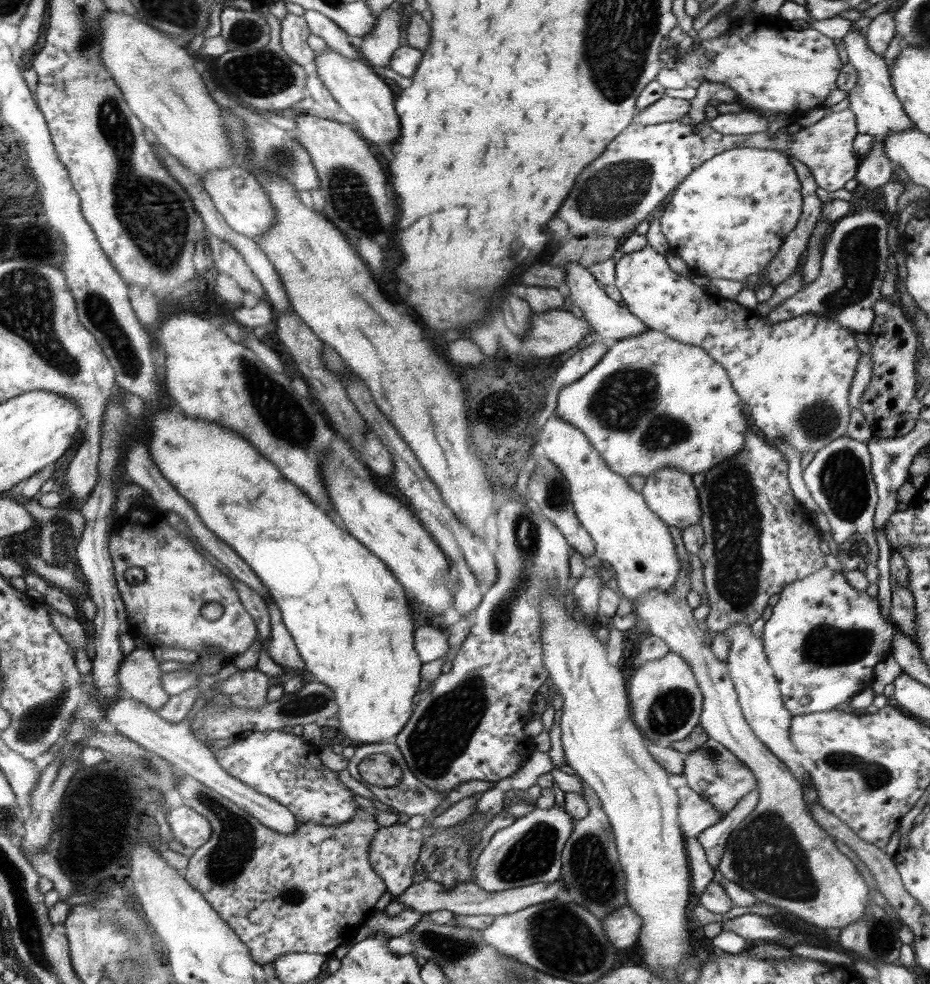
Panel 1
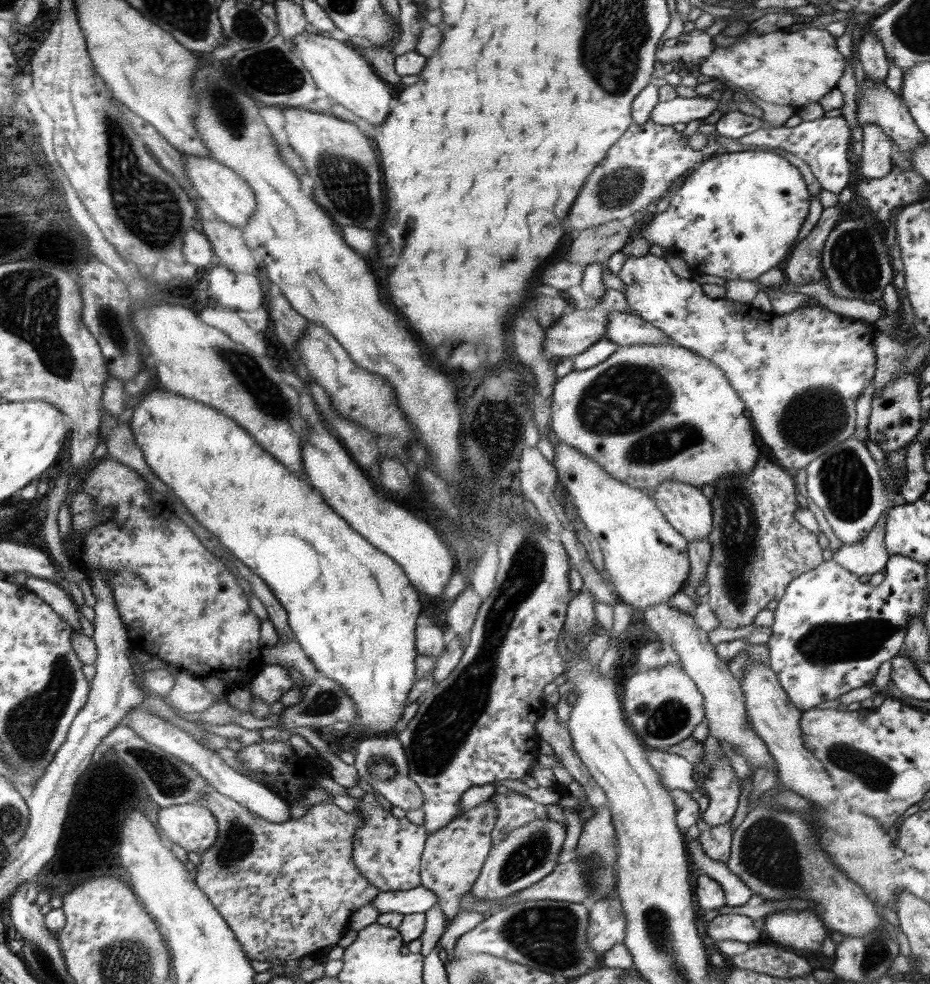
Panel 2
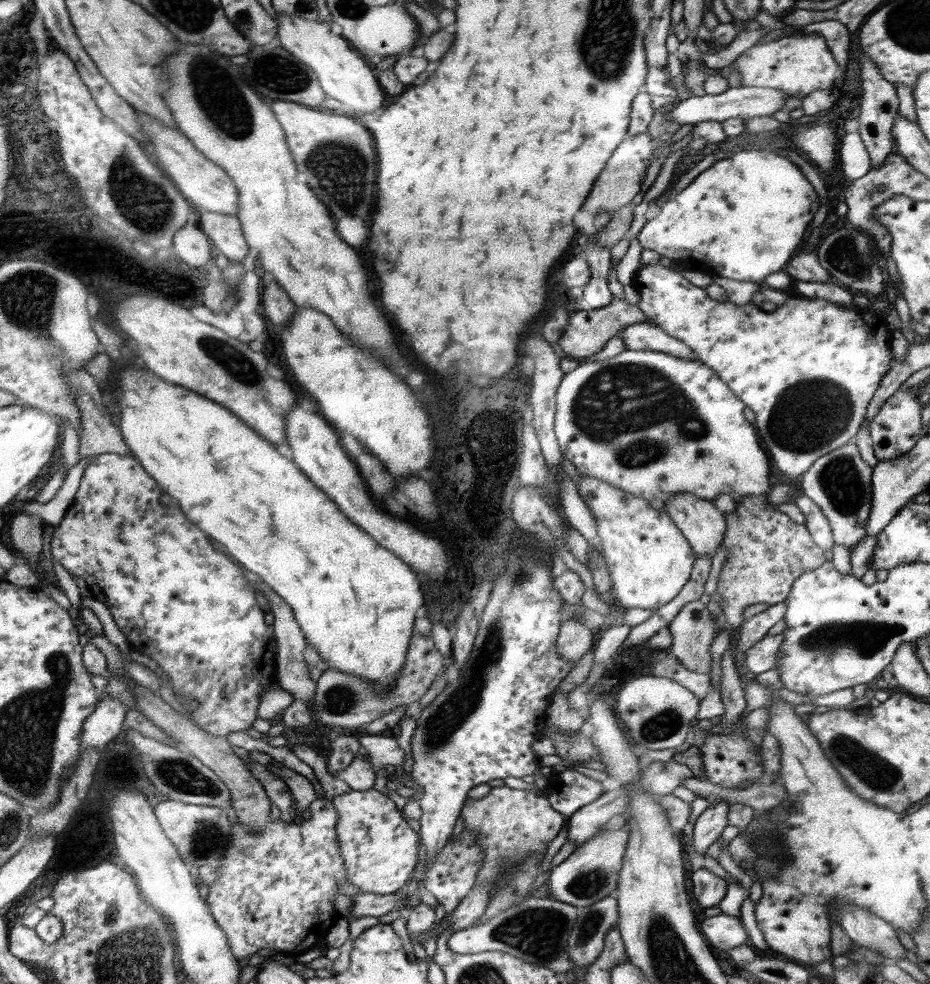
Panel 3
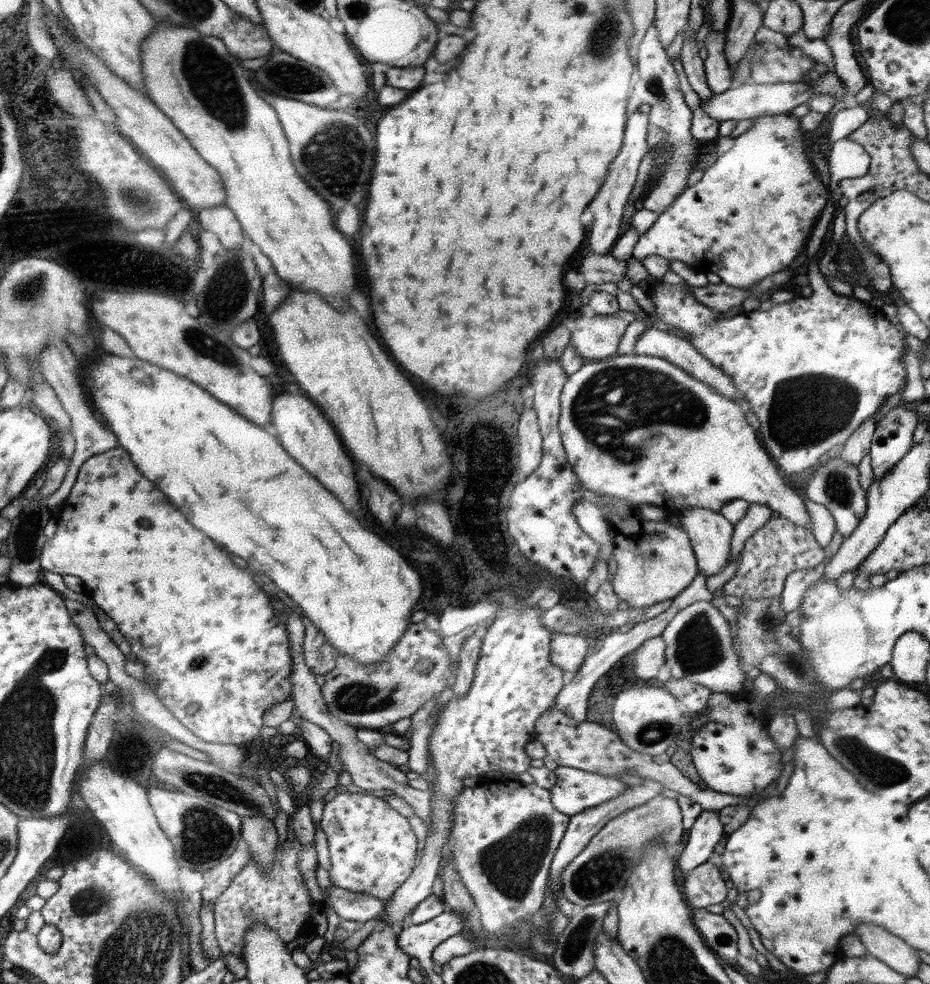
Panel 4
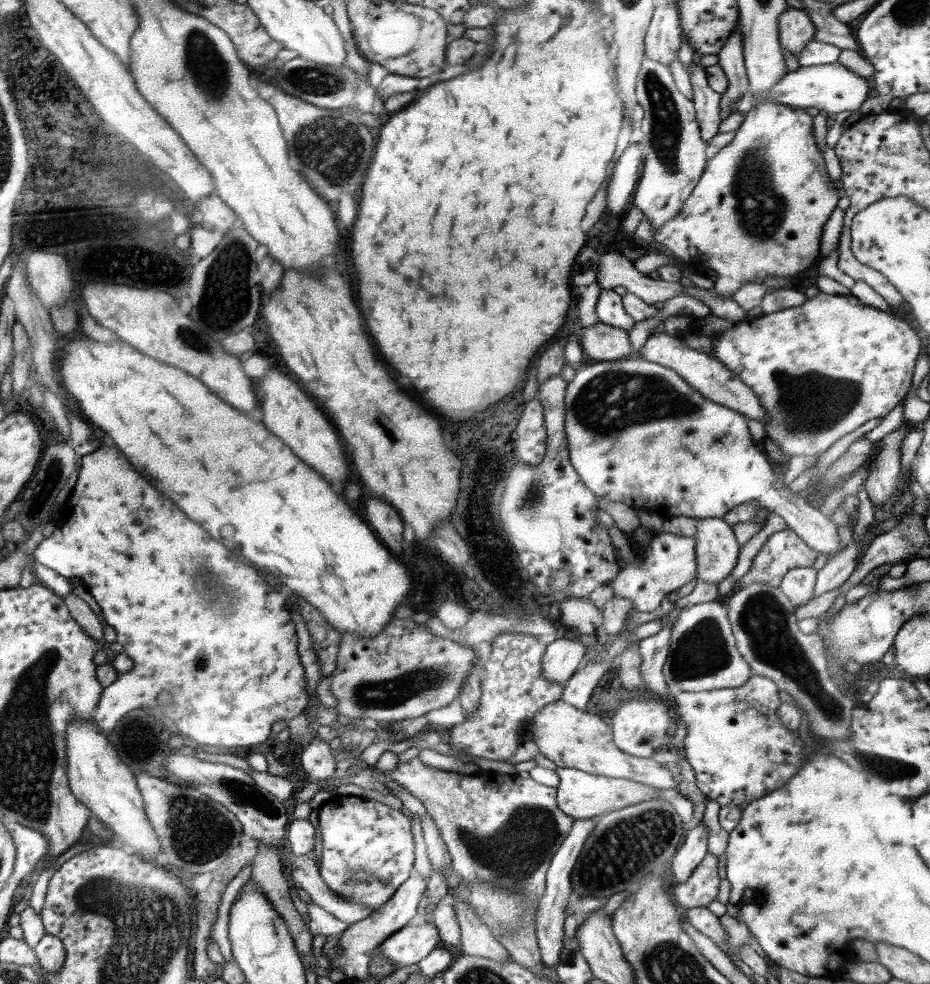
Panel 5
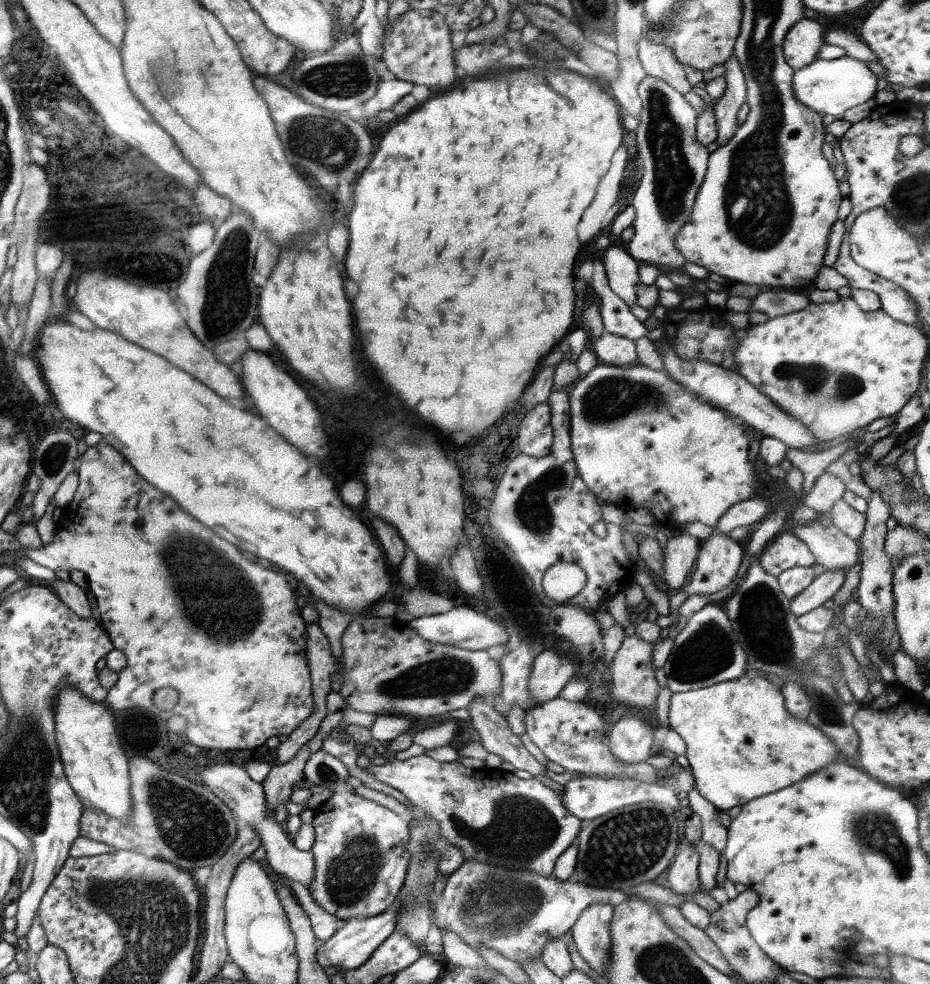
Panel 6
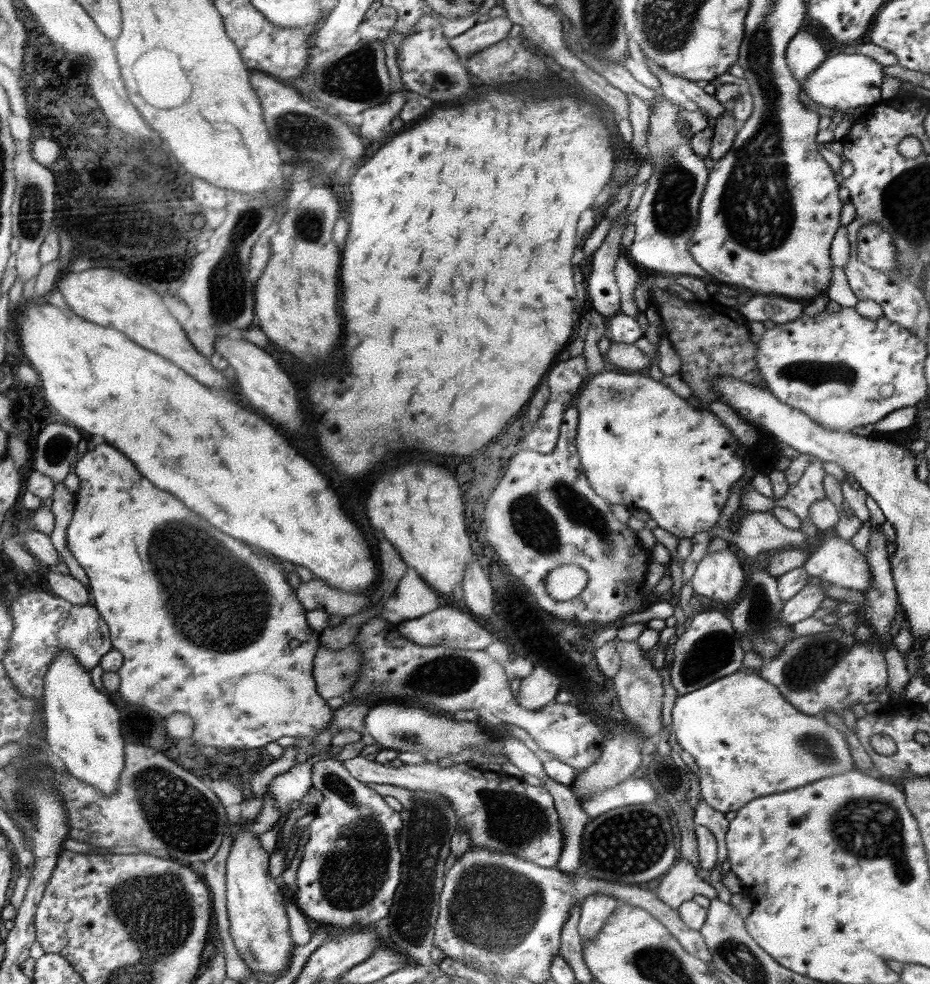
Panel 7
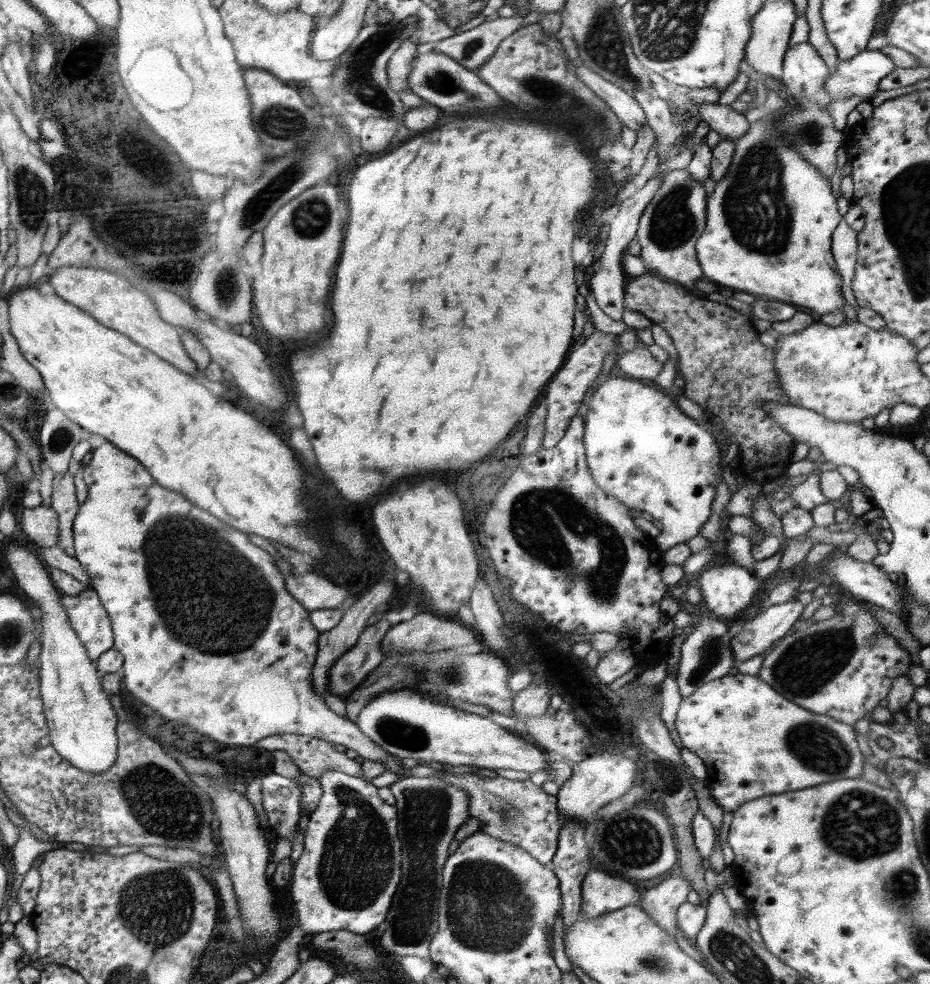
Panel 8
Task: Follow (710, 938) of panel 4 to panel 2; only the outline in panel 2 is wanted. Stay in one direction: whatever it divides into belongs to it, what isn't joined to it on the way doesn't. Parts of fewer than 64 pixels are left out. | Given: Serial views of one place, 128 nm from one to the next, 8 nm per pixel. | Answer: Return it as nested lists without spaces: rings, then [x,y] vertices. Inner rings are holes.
[[[741,914],[717,915],[707,923],[706,932],[716,944],[724,940],[734,940],[753,945],[763,940],[760,922]]]

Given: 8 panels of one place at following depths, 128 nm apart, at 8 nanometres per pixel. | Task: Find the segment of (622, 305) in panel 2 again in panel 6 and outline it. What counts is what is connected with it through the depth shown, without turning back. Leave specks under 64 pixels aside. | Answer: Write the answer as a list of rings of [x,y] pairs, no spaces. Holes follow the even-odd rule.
[[[608,332],[591,339],[590,350],[604,365],[628,367],[638,364],[635,342]]]

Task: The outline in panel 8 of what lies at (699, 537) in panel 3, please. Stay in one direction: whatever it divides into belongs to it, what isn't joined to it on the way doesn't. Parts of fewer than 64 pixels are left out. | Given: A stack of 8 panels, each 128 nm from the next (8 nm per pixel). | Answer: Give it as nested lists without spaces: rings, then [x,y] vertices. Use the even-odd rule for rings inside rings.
[[[731,562],[716,564],[699,574],[697,585],[708,612],[726,620],[746,611],[765,583],[756,580],[749,569]]]

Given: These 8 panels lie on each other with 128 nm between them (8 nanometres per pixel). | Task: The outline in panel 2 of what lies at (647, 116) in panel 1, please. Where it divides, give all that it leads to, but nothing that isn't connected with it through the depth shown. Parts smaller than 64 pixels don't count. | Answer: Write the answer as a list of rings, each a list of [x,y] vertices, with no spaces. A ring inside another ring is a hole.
[[[676,97],[659,102],[650,114],[650,121],[658,125],[687,124],[694,120],[704,120],[718,108],[719,100],[708,97]]]

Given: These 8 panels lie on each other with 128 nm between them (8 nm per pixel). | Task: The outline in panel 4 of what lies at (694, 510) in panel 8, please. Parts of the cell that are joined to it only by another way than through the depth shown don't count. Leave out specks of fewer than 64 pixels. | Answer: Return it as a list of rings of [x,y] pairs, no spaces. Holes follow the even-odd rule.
[[[636,354],[617,355],[604,361],[587,361],[574,374],[567,375],[566,385],[560,393],[560,403],[561,411],[558,426],[561,441],[568,463],[584,488],[596,494],[605,494],[606,496],[621,498],[621,500],[628,500],[636,505],[654,504],[654,506],[663,508],[668,513],[680,512],[691,506],[699,506],[720,513],[720,508],[724,504],[740,498],[740,500],[746,500],[749,504],[765,504],[768,508],[778,511],[780,518],[786,518],[796,526],[803,526],[811,530],[811,522],[802,497],[796,491],[790,489],[782,476],[778,474],[778,468],[773,466],[770,454],[756,436],[754,428],[746,421],[738,402],[730,401],[730,399],[716,393],[716,389],[712,389],[706,383],[696,381],[693,376],[678,369],[672,363],[657,357]]]

